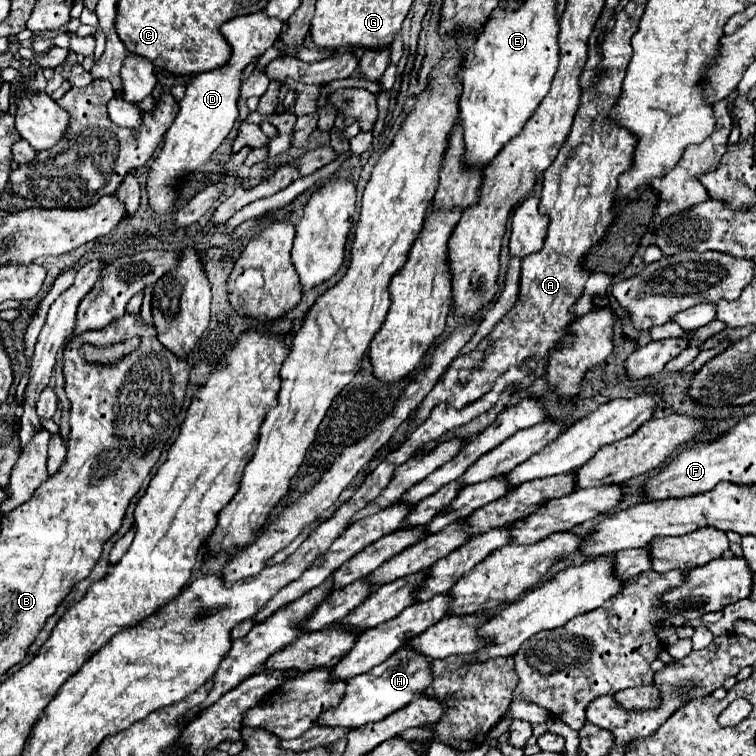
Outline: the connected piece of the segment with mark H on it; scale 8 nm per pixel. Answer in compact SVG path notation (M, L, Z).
M399 648L389 656L383 664L371 668L369 672L355 676L347 682L345 696L341 696L341 704L327 708L321 712L321 716L315 720L317 726L343 726L343 728L361 728L369 722L379 722L385 716L393 714L395 710L407 706L411 700L423 694L423 690L433 680L429 670L429 660L413 650Z

